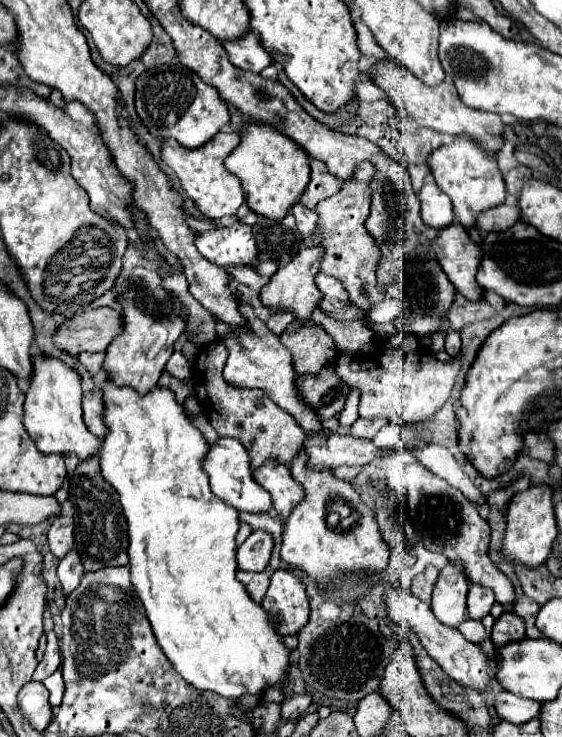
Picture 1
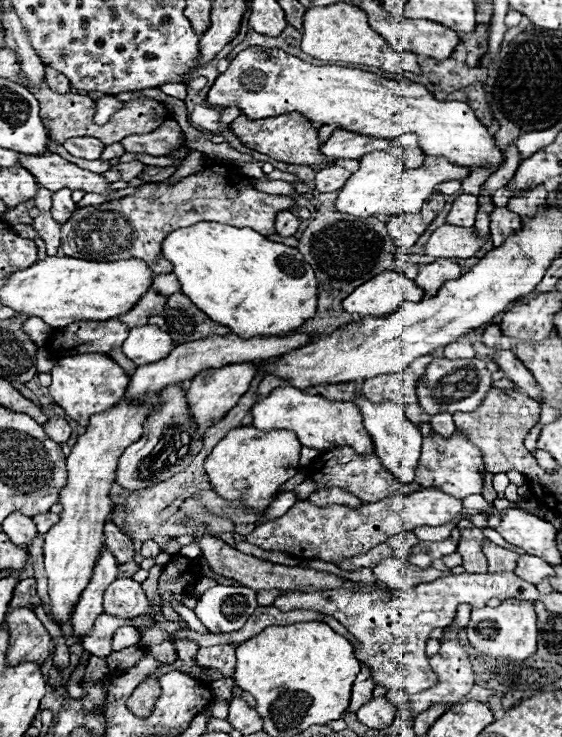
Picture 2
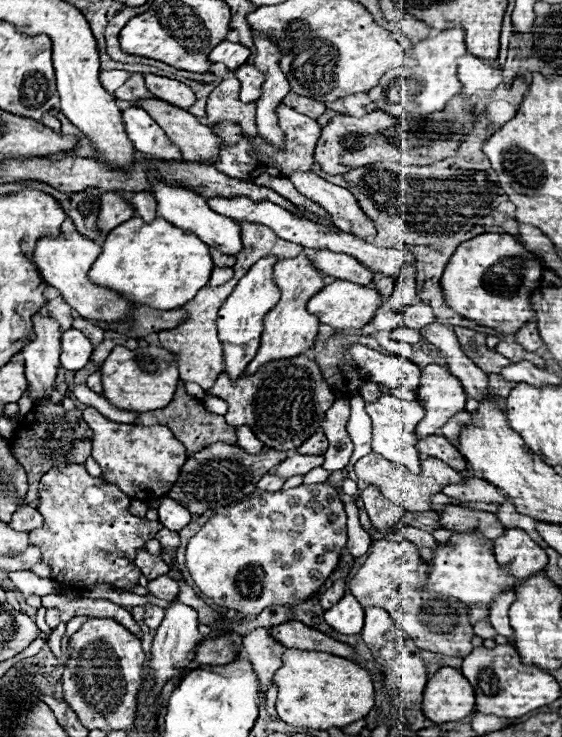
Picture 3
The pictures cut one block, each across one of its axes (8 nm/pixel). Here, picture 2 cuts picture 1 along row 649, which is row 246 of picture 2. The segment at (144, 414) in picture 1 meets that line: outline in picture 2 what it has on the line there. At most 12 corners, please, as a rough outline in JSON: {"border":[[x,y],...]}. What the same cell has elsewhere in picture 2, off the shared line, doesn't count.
{"border":[[198,222],[162,256],[182,292],[240,336],[314,316],[304,256]]}

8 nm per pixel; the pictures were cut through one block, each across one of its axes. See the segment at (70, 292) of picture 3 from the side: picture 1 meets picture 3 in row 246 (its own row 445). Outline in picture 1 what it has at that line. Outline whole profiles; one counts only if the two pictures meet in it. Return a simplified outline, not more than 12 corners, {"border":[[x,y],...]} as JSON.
{"border":[[34,358],[24,426],[42,454],[98,454],[80,376]]}

